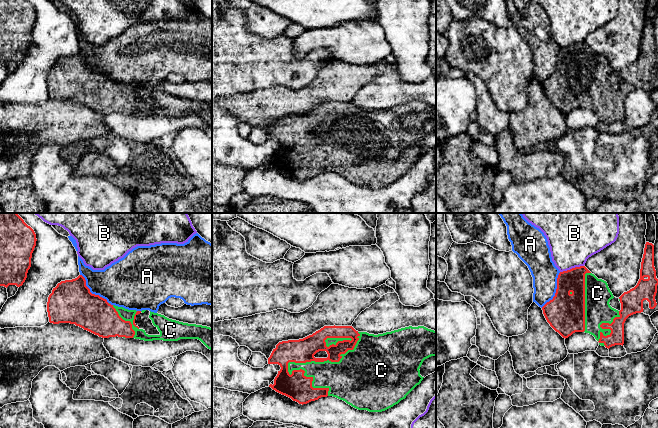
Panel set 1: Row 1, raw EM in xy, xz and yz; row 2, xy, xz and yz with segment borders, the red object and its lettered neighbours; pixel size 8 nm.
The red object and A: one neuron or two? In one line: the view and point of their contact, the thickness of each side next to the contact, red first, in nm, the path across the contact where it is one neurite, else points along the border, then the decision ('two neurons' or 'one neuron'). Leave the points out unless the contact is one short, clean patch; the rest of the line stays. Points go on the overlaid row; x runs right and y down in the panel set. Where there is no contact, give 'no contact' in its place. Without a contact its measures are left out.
xy (90, 292) | 340/340 nm | two neurons

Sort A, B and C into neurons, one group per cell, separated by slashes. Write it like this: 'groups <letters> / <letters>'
groups A / B / C

